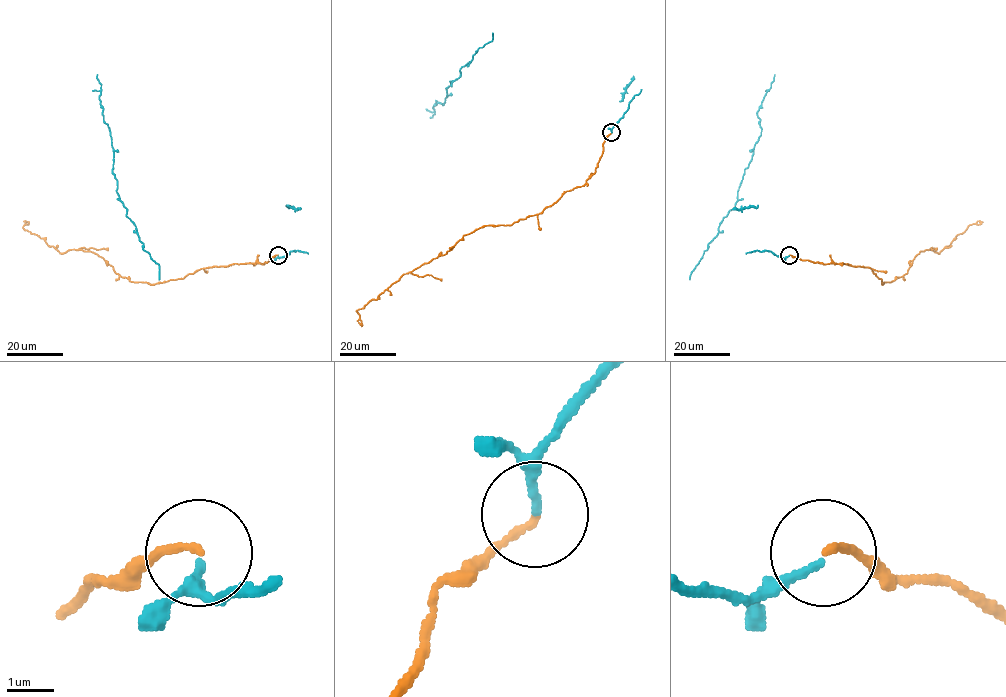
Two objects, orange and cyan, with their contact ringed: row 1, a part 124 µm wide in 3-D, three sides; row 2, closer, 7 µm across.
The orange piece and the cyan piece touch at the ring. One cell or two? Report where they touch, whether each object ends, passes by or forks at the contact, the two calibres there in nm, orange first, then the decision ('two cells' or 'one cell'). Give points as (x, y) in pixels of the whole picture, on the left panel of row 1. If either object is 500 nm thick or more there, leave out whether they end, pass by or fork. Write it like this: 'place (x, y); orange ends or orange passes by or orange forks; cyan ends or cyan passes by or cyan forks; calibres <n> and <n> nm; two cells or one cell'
place (278, 255); orange ends; cyan ends; calibres 150 and 160 nm; one cell

